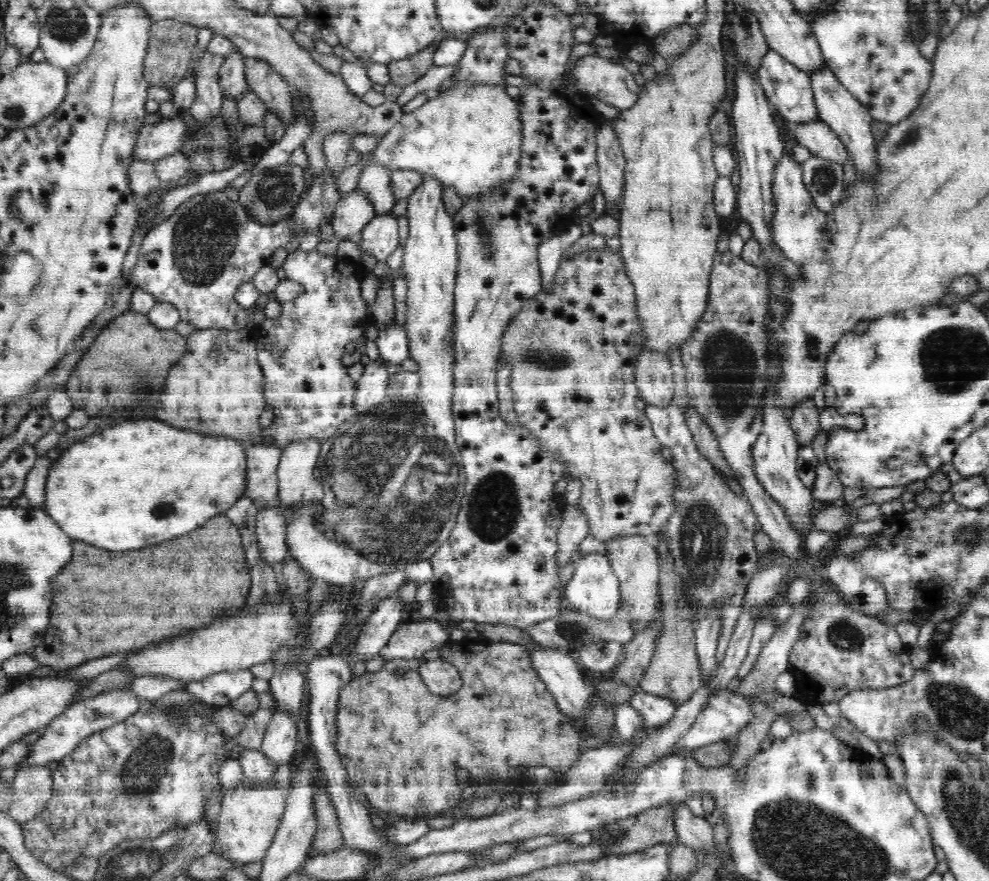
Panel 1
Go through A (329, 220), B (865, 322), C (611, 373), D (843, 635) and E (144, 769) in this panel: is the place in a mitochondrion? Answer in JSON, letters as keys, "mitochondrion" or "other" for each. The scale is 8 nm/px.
{"A":"other","B":"other","C":"other","D":"mitochondrion","E":"mitochondrion"}

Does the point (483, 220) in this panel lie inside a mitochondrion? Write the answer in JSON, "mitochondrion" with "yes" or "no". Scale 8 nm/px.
{"mitochondrion":"yes"}

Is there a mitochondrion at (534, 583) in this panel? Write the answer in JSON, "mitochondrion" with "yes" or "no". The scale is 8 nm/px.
{"mitochondrion":"no"}

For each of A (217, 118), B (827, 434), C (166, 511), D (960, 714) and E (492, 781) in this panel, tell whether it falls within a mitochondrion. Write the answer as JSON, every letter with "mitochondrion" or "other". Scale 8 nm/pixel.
{"A":"other","B":"other","C":"mitochondrion","D":"mitochondrion","E":"other"}

